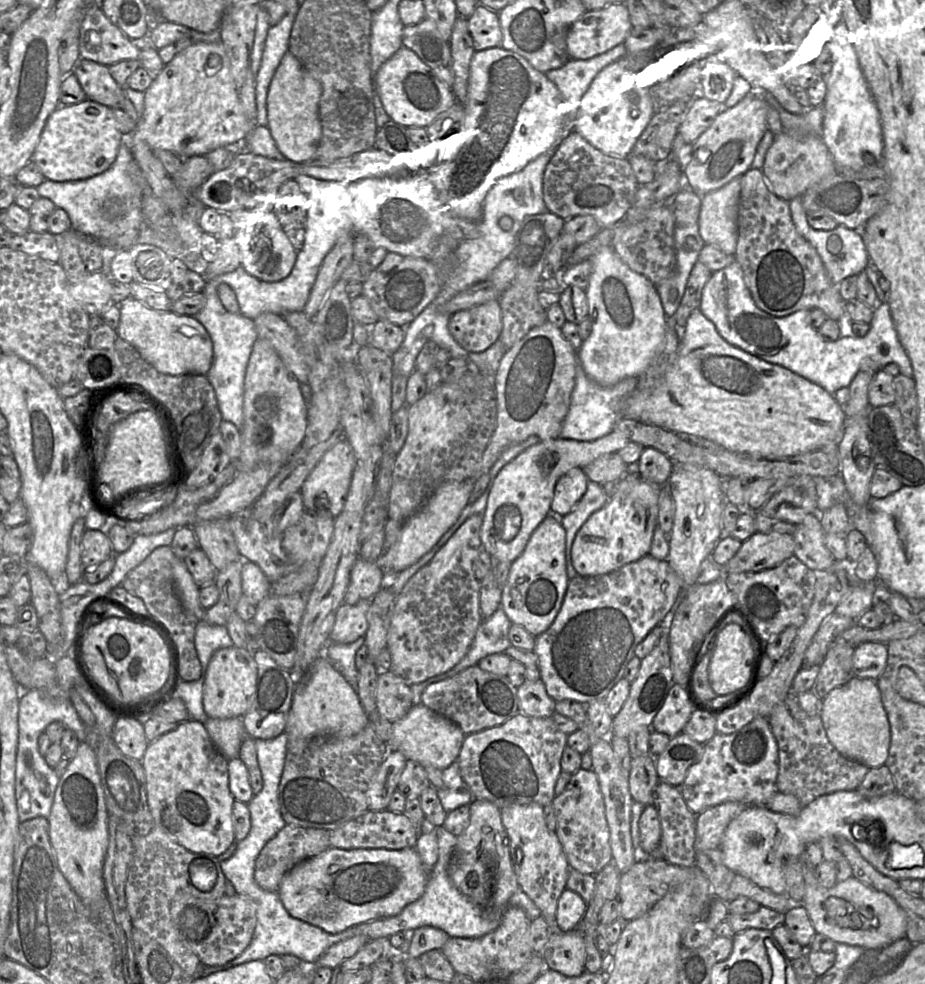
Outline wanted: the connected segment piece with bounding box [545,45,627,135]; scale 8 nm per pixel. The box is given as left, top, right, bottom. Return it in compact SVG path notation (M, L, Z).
M624 45L588 60L570 59L563 67L545 73L545 76L559 90L565 102L565 123L562 135L573 130L573 122L582 98L594 78L607 66L626 56Z

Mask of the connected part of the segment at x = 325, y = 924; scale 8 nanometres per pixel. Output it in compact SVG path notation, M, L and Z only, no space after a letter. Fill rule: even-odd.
M415 846L411 848L405 848L401 850L387 850L387 849L339 849L339 848L328 848L327 850L323 851L322 853L311 857L309 859L306 859L302 861L301 863L297 864L295 867L293 867L282 879L278 894L280 896L280 899L285 907L285 909L288 911L288 913L299 920L302 920L304 922L307 922L311 925L317 926L324 931L328 933L339 933L347 928L364 923L369 922L372 920L377 920L380 918L386 918L391 917L394 915L397 915L400 913L404 907L406 907L408 904L416 901L419 899L426 888L426 885L428 883L430 872L425 868L423 865Z

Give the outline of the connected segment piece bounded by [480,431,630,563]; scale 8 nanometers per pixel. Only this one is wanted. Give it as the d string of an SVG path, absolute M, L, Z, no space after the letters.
M612 431L593 441L541 440L524 450L500 470L494 481L483 513L482 546L494 561L512 563L525 549L533 531L548 516L559 478L573 468L583 469L602 455L617 453L629 442L621 433Z

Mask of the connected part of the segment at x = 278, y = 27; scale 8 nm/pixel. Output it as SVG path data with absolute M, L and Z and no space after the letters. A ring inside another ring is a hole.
M287 13L280 22L271 26L267 33L260 69L255 77L257 118L256 125L269 128L269 91L283 57L289 49L289 39L295 21L293 14Z

